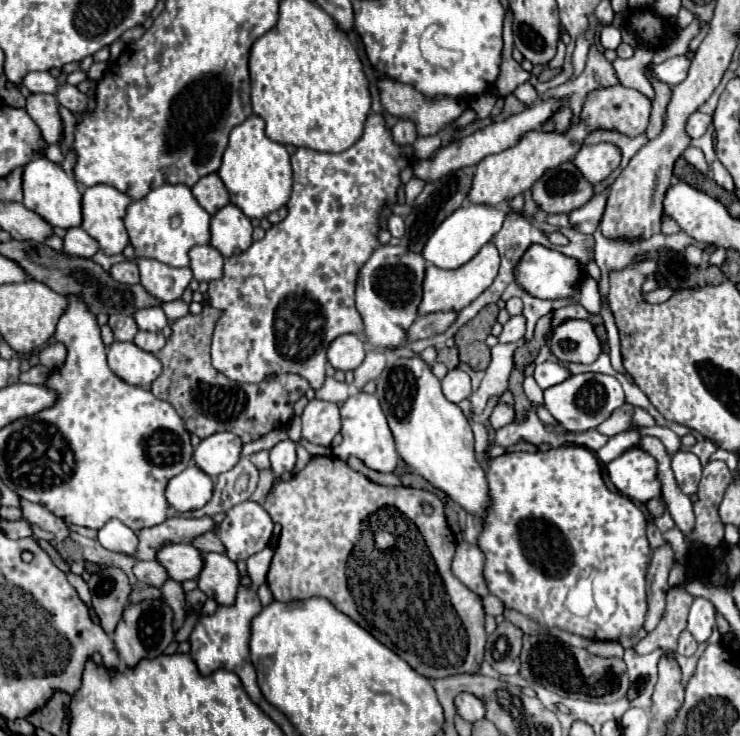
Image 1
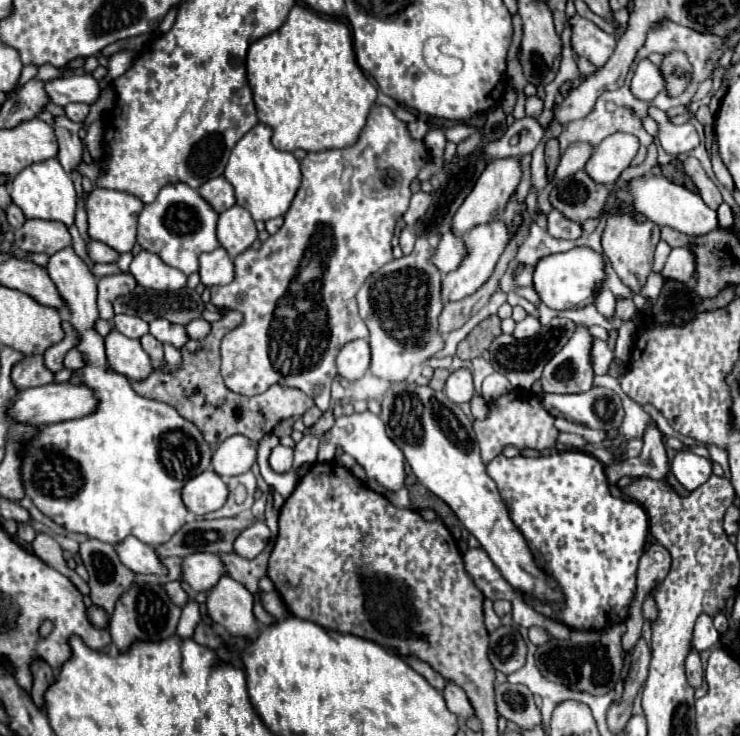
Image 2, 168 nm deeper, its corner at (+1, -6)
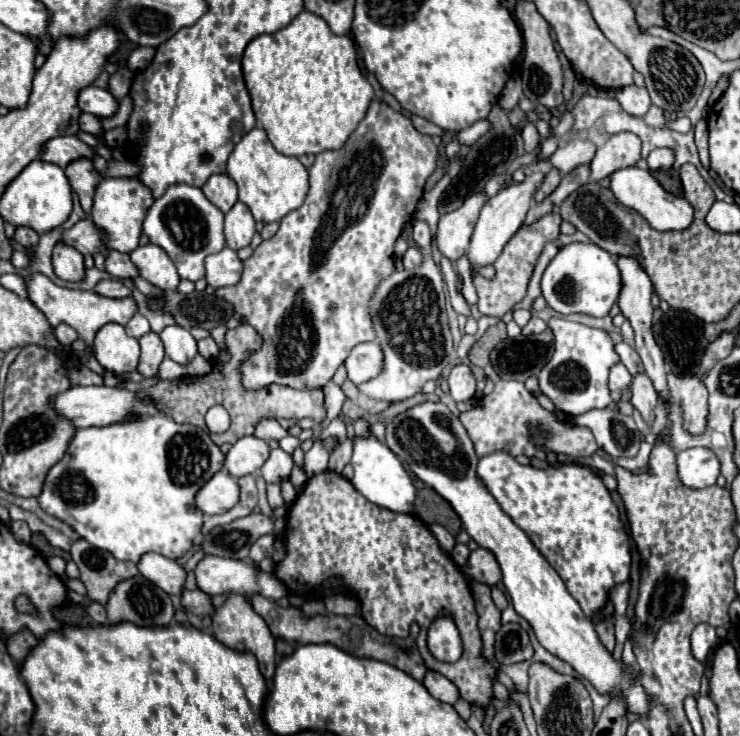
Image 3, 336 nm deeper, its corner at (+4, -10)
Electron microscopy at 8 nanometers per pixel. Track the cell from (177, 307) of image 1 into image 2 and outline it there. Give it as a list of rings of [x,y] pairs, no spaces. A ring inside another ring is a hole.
[[[191,320],[191,324],[187,324],[185,330],[187,330],[187,334],[191,338],[201,340],[201,338],[205,338],[209,334],[209,322],[205,322],[205,320]]]

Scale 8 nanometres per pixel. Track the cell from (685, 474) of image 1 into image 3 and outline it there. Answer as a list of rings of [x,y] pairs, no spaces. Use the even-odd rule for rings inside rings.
[[[688,448],[678,452],[680,480],[690,488],[706,488],[716,484],[720,476],[720,460],[710,448]]]

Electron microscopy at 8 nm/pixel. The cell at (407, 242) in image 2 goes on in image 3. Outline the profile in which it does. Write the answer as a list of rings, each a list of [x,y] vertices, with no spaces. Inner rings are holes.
[[[410,246],[410,248],[408,248],[408,252],[404,254],[404,268],[406,268],[406,270],[418,268],[418,266],[420,266],[420,260],[422,260],[422,256],[420,256],[420,250]]]

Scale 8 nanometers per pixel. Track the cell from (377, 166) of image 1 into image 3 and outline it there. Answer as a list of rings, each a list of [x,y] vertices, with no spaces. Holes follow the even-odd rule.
[[[372,100],[370,102],[370,108],[364,116],[364,120],[358,124],[358,128],[350,134],[350,138],[346,140],[346,144],[340,148],[340,150],[326,150],[322,154],[316,156],[316,162],[314,166],[308,170],[310,174],[310,192],[304,200],[304,204],[286,214],[282,220],[280,220],[280,228],[278,232],[270,238],[270,240],[264,240],[256,250],[254,254],[244,260],[244,272],[242,272],[242,280],[236,284],[236,286],[230,286],[230,288],[218,288],[216,290],[216,296],[218,298],[224,298],[226,302],[234,304],[234,310],[244,316],[248,320],[248,324],[252,324],[264,344],[258,352],[254,352],[246,364],[242,366],[242,380],[244,380],[244,386],[250,388],[250,390],[256,390],[256,388],[264,388],[264,386],[270,386],[270,384],[284,384],[284,386],[290,386],[290,388],[324,388],[328,380],[332,380],[334,372],[338,370],[338,366],[348,358],[350,350],[360,344],[360,342],[370,342],[376,338],[376,332],[372,328],[372,318],[370,318],[370,312],[368,312],[368,300],[372,300],[372,292],[376,292],[378,284],[382,280],[386,280],[392,272],[394,272],[394,242],[396,238],[400,236],[404,224],[408,220],[412,220],[414,216],[414,210],[416,210],[416,204],[420,202],[422,198],[422,192],[424,192],[424,184],[428,180],[428,176],[436,170],[436,162],[438,162],[438,148],[436,144],[432,142],[430,136],[426,134],[420,134],[408,116],[392,110],[386,102],[382,100]]]

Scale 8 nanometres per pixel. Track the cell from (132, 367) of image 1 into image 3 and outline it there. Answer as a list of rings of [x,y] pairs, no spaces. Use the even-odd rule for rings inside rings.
[[[104,324],[94,338],[94,354],[98,362],[116,374],[134,372],[138,366],[138,340],[128,336],[122,324]]]

